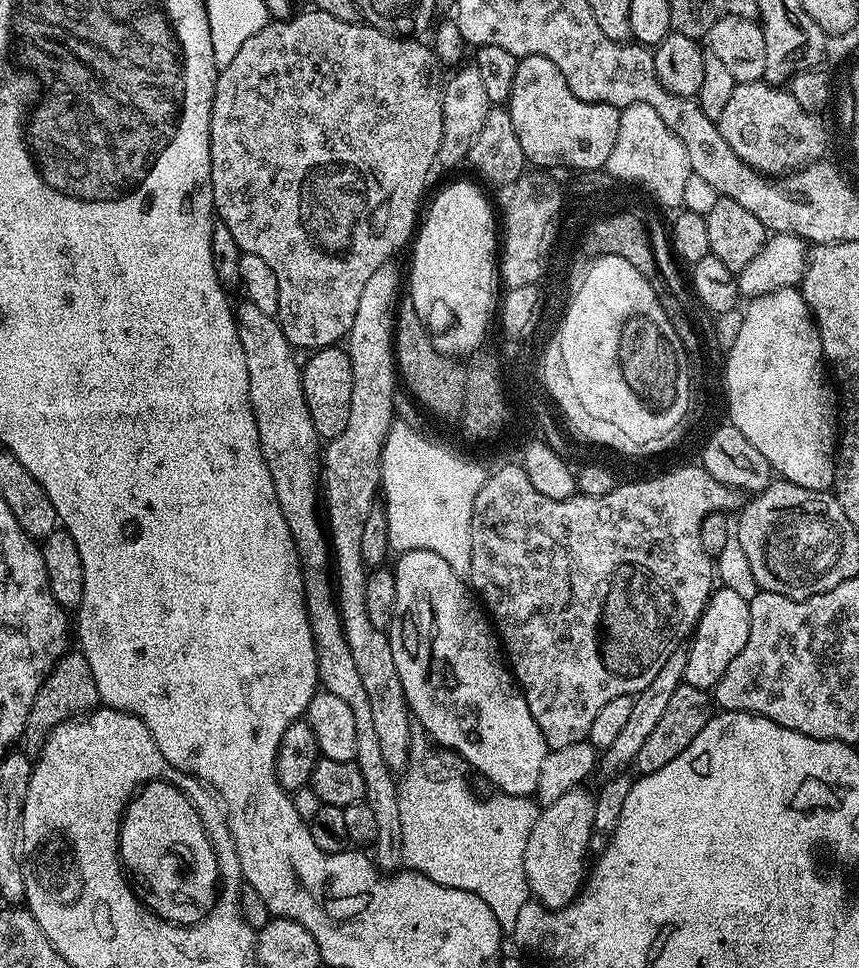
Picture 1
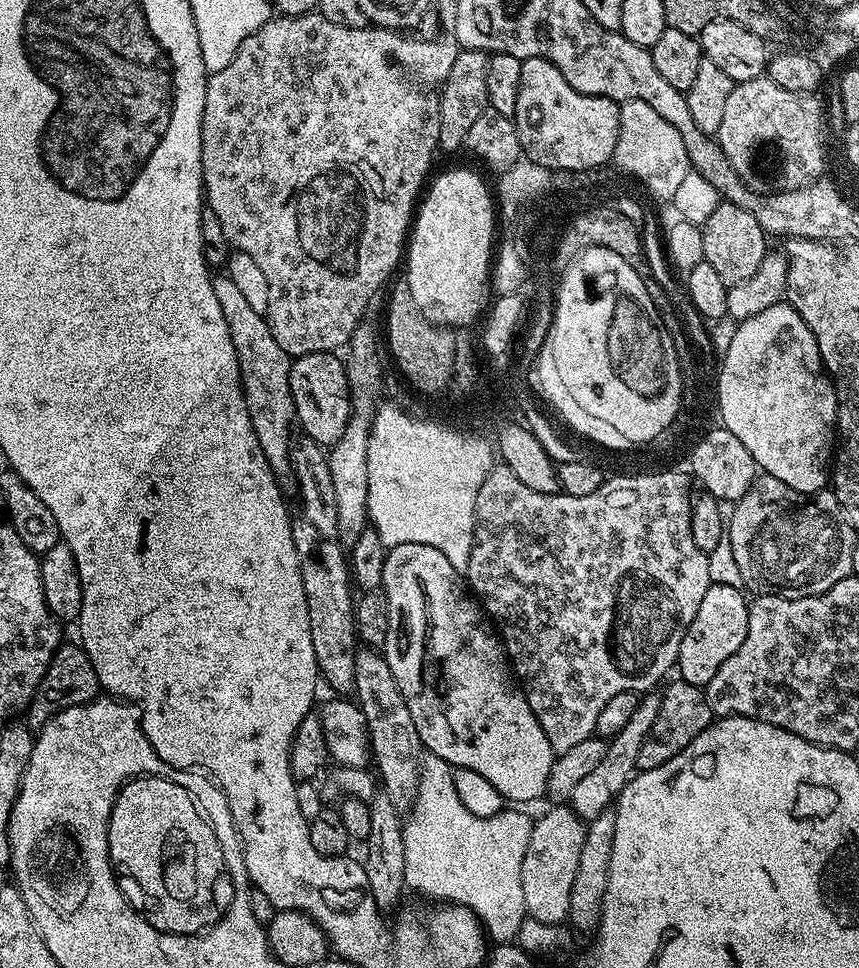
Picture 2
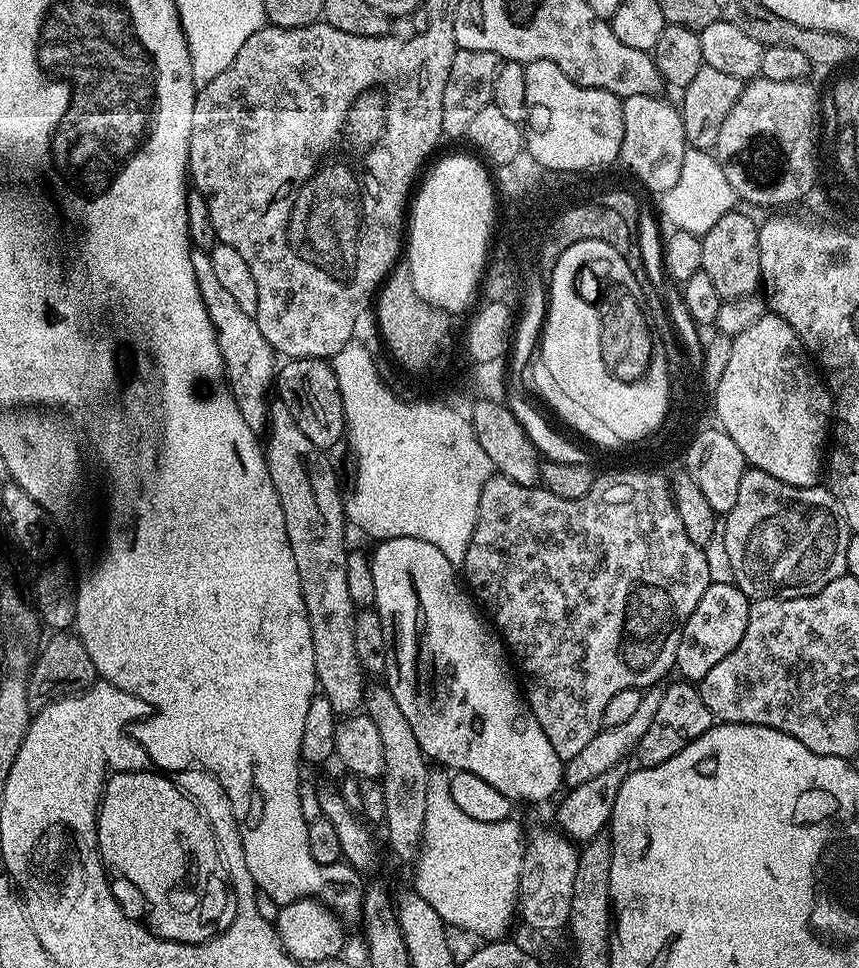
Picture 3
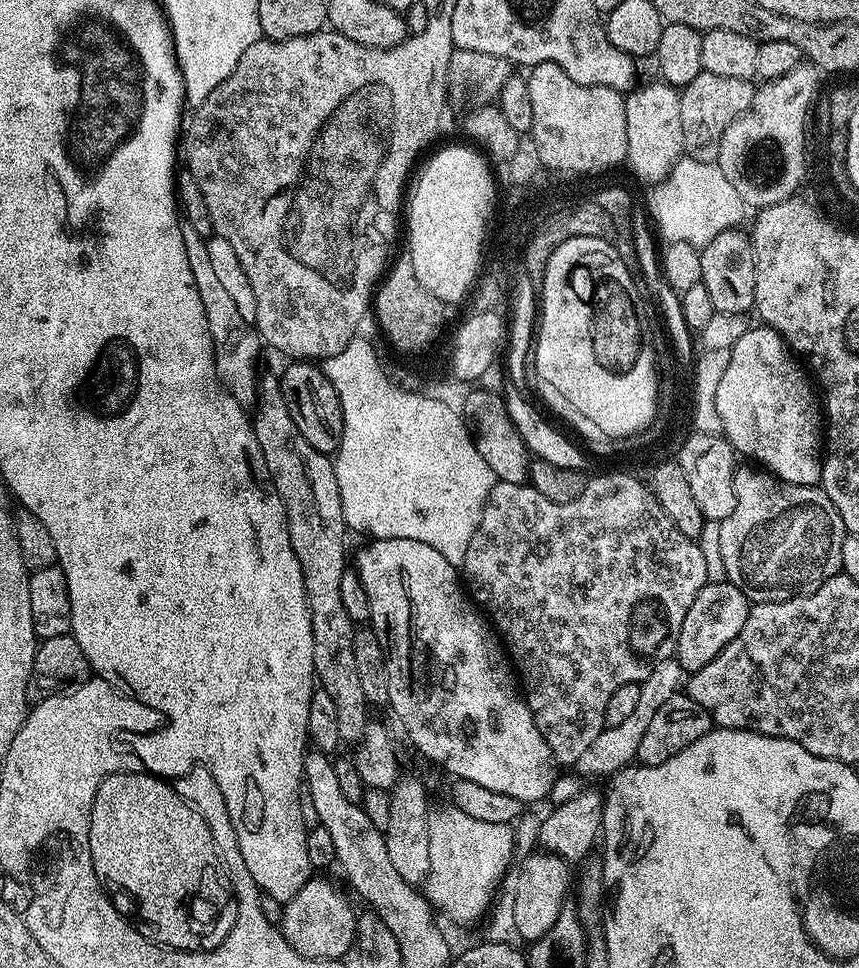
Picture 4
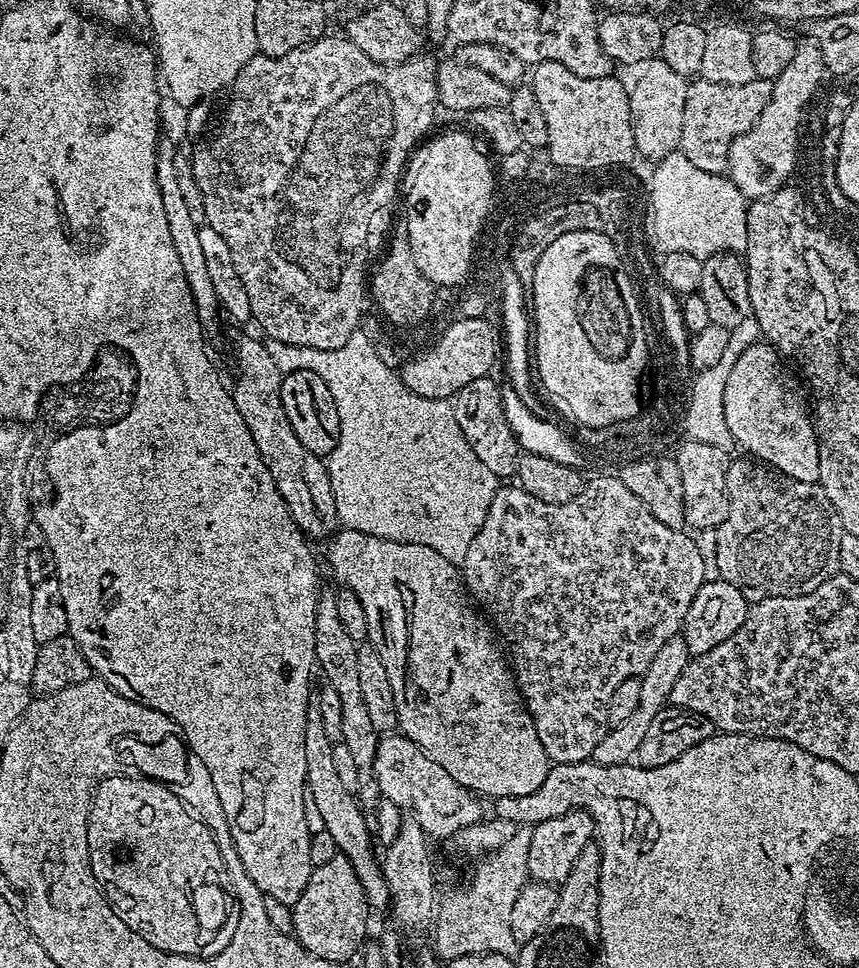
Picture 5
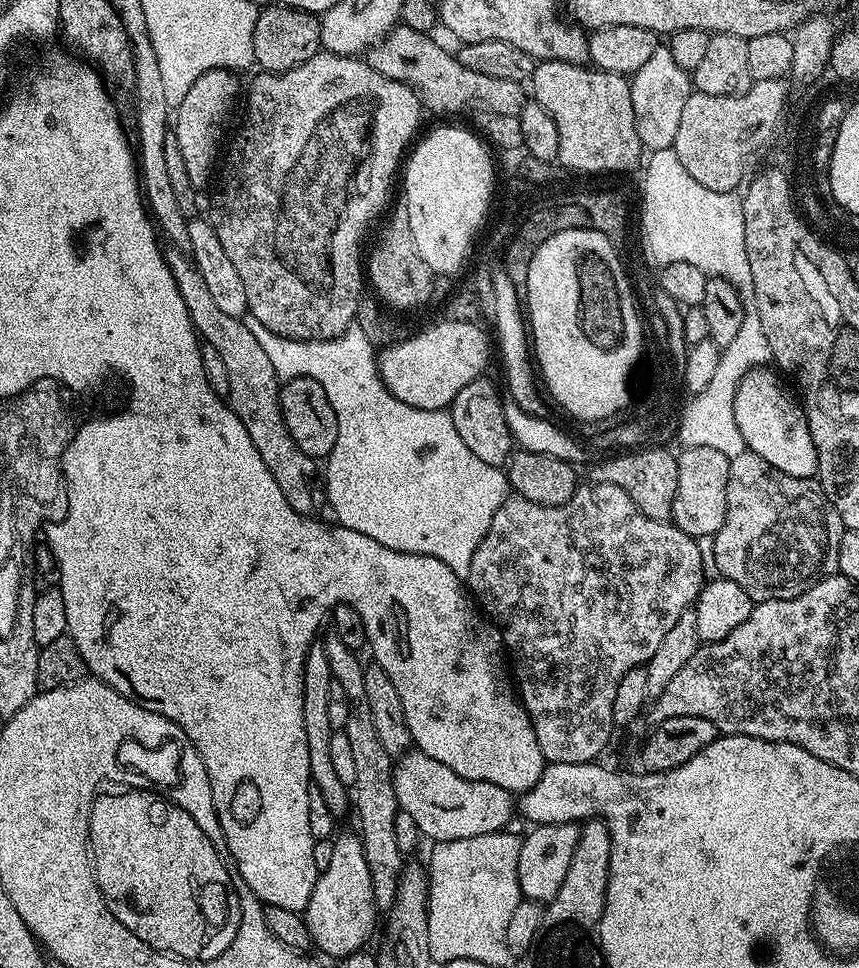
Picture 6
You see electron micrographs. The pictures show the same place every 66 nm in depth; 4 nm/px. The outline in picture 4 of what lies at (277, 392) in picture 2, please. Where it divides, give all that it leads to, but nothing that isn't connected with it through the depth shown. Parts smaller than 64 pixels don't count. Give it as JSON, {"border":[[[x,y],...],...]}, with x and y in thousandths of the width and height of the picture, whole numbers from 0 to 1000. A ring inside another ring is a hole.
{"border":[[[221,235],[214,236],[214,254],[217,256],[217,267],[221,267],[221,283],[226,283],[226,295],[231,295],[231,308],[235,308],[235,320],[240,320],[240,333],[244,337],[244,349],[247,350],[247,361],[251,371],[251,385],[258,395],[258,399],[272,410],[285,424],[292,423],[297,418],[300,408],[300,383],[298,384],[298,371],[303,368],[305,352],[295,336],[289,335],[282,324],[277,324],[277,316],[272,316],[272,311],[255,291],[254,286],[244,271],[244,258],[239,245],[233,244]]]}

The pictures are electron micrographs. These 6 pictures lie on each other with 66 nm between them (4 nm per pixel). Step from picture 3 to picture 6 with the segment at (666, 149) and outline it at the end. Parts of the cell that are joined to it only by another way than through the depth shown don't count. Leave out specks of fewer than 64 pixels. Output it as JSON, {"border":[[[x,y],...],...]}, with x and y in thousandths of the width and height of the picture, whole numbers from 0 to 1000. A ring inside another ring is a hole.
{"border":[[[766,48],[761,57],[747,67],[747,72],[735,79],[733,86],[746,154],[760,158],[781,153],[785,143],[789,143],[789,122],[794,122],[799,101],[803,101],[808,94],[804,77],[785,64],[785,56],[780,56],[776,48]]]}

